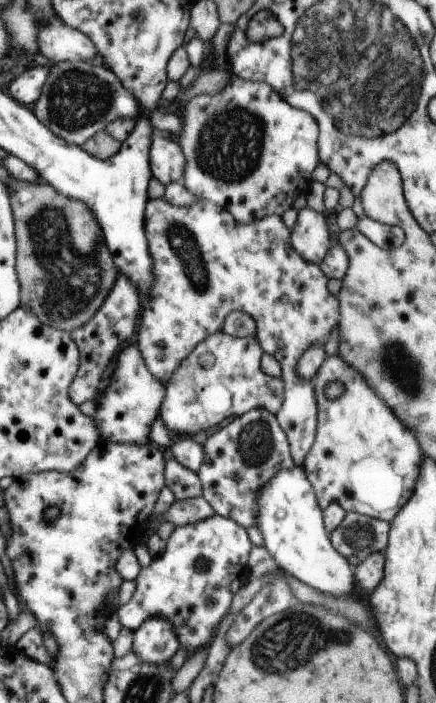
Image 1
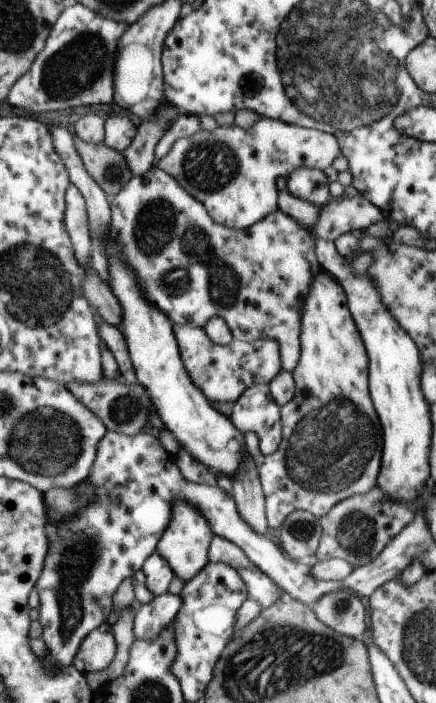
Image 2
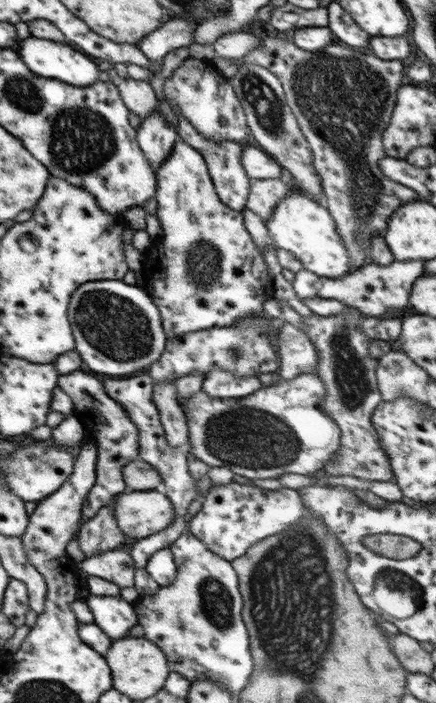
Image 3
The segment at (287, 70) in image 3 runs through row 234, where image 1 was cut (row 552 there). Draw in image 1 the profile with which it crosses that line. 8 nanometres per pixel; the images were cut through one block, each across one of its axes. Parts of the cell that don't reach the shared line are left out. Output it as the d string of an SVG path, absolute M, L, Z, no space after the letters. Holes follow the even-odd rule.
M350 512L329 533L330 543L341 556L347 559L351 555L362 561L371 553L383 553L388 522Z

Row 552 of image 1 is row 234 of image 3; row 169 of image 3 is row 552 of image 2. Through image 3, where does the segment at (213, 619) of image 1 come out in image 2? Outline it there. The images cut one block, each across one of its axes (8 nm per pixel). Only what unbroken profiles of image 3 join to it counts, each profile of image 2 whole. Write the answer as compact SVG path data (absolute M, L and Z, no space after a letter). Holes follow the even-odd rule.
M173 502L173 515L169 518L169 524L162 532L161 538L157 541L155 552L165 560L171 572L183 582L191 580L201 572L208 563L207 549L214 532L209 528L209 523L191 504L187 502Z

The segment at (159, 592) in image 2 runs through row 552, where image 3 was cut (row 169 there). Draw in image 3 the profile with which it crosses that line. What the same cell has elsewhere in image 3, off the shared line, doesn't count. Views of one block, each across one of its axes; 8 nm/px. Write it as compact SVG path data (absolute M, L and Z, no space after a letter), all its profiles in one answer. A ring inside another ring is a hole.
M156 108L149 116L142 119L136 130L136 139L151 170L157 170L168 158L178 136L176 127L174 129L169 123L166 123Z

